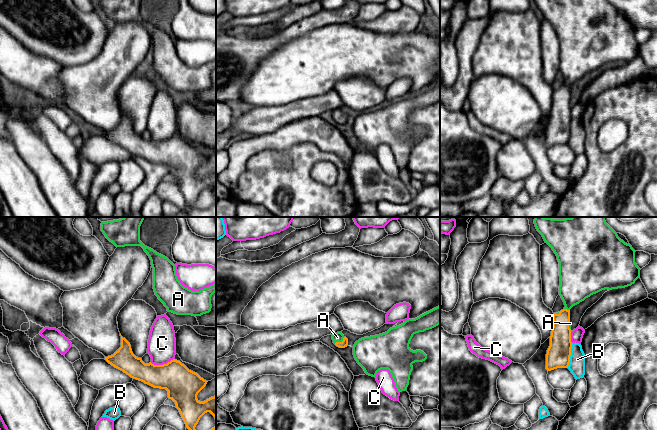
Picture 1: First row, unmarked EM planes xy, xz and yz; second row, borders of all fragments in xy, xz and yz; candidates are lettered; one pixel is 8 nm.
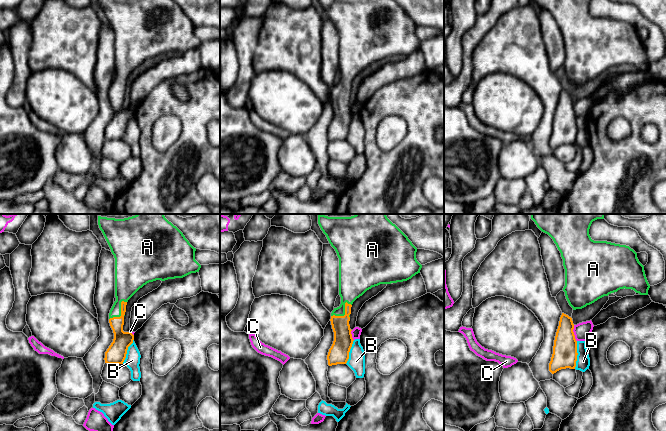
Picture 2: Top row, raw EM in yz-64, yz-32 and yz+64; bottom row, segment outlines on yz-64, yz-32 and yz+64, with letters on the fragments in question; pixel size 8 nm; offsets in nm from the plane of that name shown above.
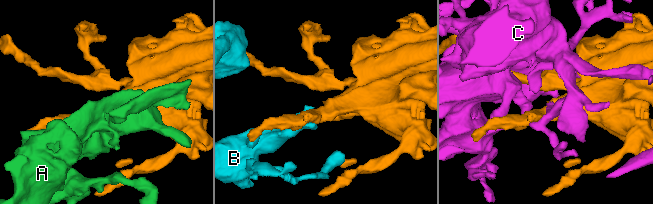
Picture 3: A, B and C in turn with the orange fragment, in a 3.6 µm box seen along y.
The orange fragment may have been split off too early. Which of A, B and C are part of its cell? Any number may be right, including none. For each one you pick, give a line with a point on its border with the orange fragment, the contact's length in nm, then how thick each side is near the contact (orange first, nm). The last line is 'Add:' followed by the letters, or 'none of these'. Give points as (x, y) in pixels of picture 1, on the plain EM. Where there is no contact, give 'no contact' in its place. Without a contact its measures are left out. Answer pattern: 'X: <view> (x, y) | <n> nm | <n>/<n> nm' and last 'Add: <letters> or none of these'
A: xz (339, 118) | 100 nm | 60/80 nm
Add: A

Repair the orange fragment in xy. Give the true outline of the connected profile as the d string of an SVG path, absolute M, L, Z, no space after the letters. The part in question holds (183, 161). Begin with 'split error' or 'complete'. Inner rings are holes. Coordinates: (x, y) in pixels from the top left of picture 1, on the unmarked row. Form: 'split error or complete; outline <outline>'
complete; outline M122 112L121 123L105 136L133 155L154 164L166 165L168 174L175 178L186 203L191 207L188 217L216 217L216 202L204 209L195 206L200 194L207 188L216 196L216 172L204 178L197 175L208 157L175 135L163 141L145 140L133 130L130 119Z

